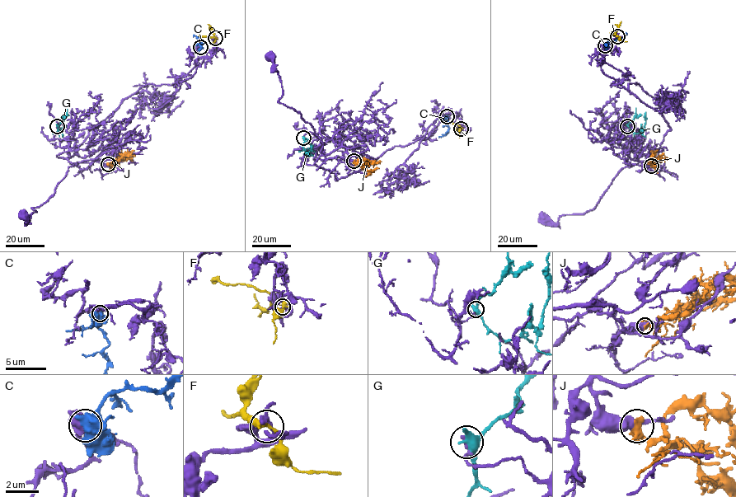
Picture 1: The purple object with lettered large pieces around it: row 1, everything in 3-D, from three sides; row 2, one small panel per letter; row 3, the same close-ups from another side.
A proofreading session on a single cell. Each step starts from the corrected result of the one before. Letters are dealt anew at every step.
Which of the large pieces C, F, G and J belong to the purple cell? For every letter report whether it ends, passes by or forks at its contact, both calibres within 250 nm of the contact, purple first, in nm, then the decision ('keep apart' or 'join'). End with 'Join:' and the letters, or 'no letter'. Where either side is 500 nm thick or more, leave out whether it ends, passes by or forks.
C: 650 nm thick on the purple side, 650 nm on the other; join
F: it passes by; 160 nm thick on the purple side, 320 nm on the other; keep apart
G: it forks there; 160 nm thick on the purple side, 400 nm on the other; keep apart
J: it passes by; 480 nm thick on the purple side, 400 nm on the other; keep apart
Join: C

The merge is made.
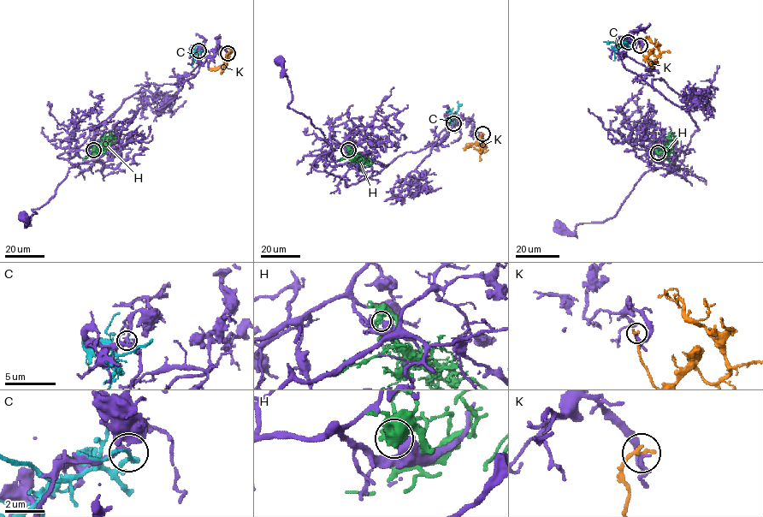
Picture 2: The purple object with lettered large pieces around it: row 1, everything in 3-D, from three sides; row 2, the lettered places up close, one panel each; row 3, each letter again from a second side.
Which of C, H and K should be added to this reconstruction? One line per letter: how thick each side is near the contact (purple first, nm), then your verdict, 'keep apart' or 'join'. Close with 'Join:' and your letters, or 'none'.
C: 180/140 nm | keep apart
H: 480/400 nm | keep apart
K: 150/240 nm | keep apart
Join: none

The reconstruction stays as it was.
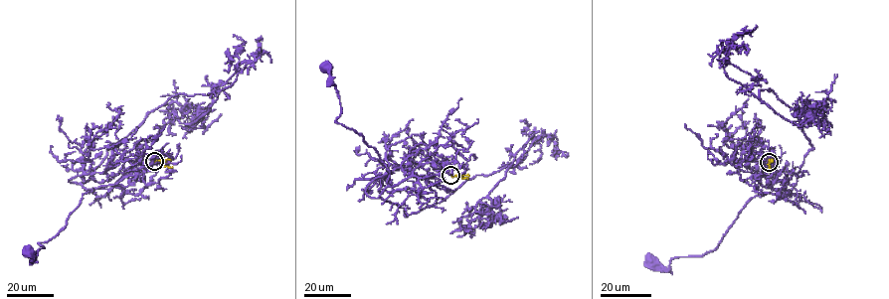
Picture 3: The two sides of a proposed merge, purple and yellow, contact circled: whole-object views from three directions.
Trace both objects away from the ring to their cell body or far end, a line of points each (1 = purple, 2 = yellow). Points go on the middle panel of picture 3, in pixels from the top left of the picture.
1: (451, 175), (426, 162), (390, 186), (389, 171), (375, 149), (336, 121), (340, 97), (324, 68)
2: (451, 175), (468, 176)

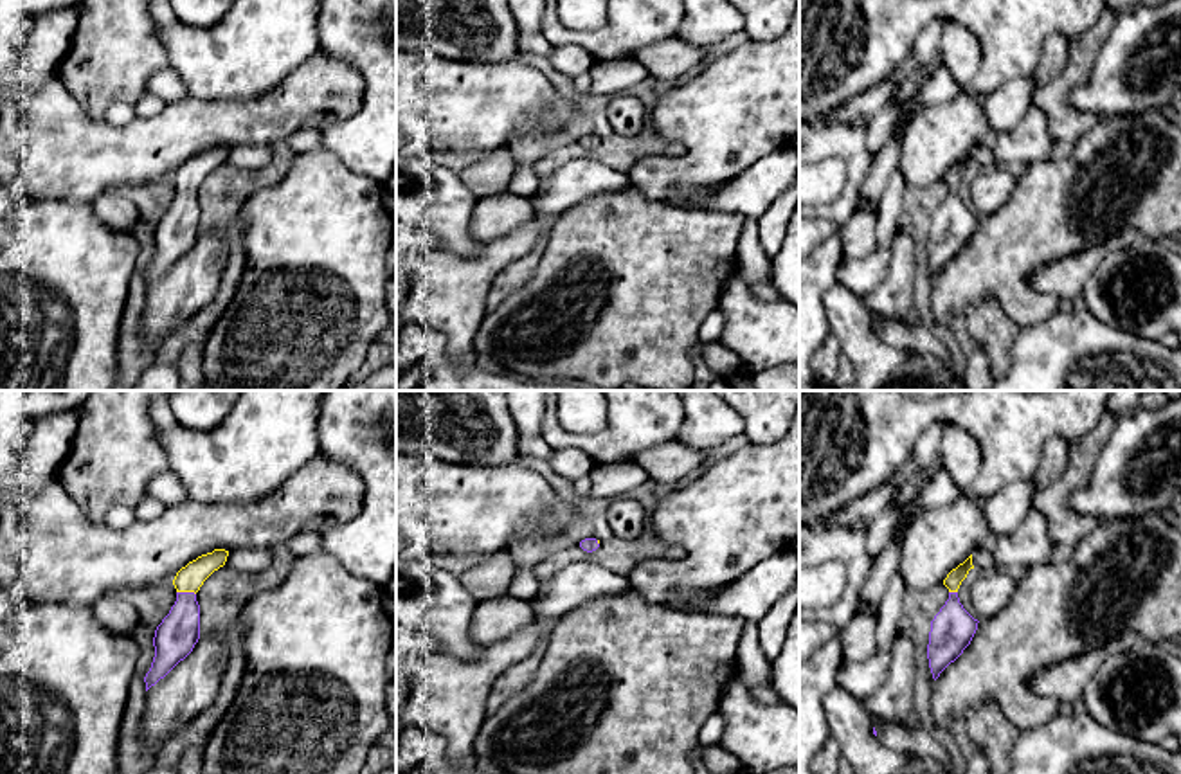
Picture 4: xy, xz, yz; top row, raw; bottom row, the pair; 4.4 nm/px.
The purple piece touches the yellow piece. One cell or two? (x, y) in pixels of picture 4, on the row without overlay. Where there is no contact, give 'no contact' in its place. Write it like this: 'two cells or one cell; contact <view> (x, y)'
one cell; contact xy (186, 189)

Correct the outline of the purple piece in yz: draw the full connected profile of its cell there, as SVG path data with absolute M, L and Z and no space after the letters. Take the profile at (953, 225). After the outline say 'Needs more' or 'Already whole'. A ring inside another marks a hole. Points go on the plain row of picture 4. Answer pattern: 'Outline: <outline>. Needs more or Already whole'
Outline: M972 151L943 176L949 185L949 196L931 218L927 241L927 256L934 277L963 250L978 227L979 218L963 205L958 194L958 185L970 166L974 166Z. Needs more

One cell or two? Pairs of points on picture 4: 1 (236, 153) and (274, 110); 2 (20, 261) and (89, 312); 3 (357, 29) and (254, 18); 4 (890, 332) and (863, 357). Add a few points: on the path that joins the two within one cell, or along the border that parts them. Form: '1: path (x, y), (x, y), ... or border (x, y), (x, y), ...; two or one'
1: border (269, 144), (233, 144), (229, 148); two
2: path (36, 272), (62, 285), (72, 296); one
3: border (315, 18), (319, 49); two
4: border (875, 333), (884, 342), (919, 355); two

